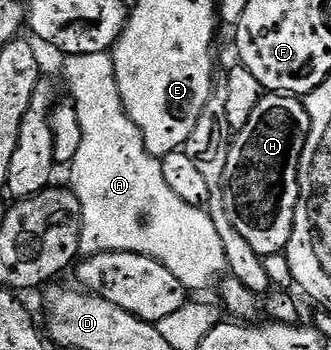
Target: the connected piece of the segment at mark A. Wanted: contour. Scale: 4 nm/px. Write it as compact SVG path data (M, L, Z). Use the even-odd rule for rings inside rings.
M109 52L97 53L96 55L72 55L63 60L62 77L66 80L66 85L70 88L69 100L78 117L80 125L80 149L76 152L74 161L68 165L70 170L70 181L68 181L69 188L74 190L76 199L82 208L82 238L80 239L79 254L86 257L95 257L97 253L143 253L146 257L156 259L168 269L176 277L180 279L180 283L187 291L194 291L194 289L206 289L209 285L217 286L223 280L226 269L226 241L216 231L216 223L212 223L209 212L205 208L197 209L188 203L184 203L182 199L177 198L176 194L170 190L168 183L164 183L164 171L162 170L162 163L159 158L153 157L152 154L144 147L142 133L132 119L126 114L126 108L122 106L122 100L118 95L118 88L116 87L116 71L114 70L114 59Z

